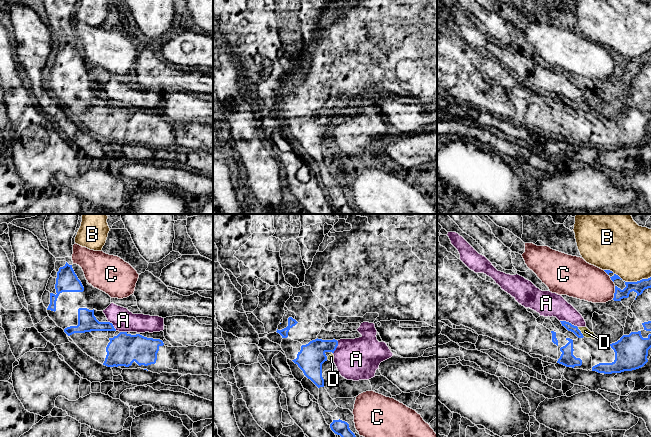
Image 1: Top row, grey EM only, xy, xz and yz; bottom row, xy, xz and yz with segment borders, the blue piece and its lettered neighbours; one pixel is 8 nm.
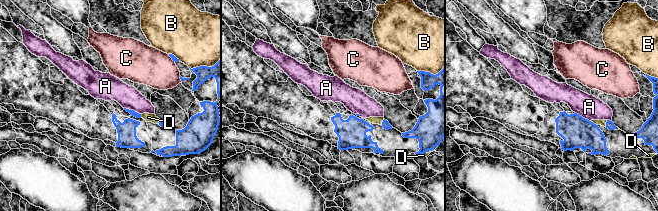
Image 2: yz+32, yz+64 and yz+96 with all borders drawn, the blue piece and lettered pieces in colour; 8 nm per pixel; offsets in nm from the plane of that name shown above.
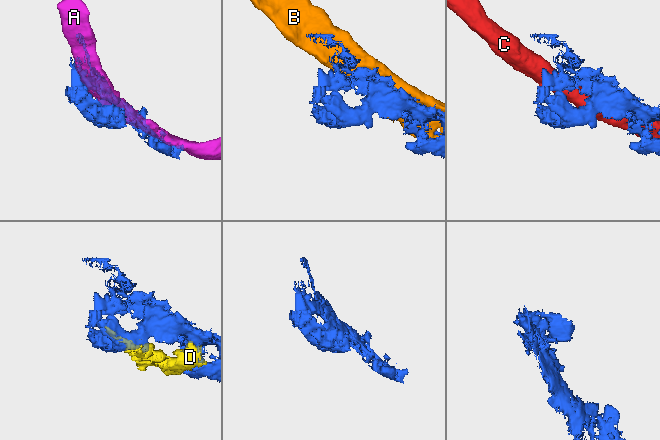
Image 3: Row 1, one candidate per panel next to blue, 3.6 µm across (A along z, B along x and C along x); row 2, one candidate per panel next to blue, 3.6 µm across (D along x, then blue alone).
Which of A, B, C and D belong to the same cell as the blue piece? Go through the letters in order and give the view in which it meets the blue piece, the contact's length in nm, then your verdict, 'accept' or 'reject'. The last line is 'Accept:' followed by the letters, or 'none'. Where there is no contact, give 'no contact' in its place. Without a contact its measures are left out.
A: meets blue in yz; contact 160 nm long; reject
B: meets blue in yz; contact 220 nm long; reject
C: meets blue in yz; contact 110 nm long; reject
D: meets blue in yz; contact 100 nm long; accept
Accept: D

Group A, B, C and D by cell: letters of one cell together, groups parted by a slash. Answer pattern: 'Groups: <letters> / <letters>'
Groups: A / B / C / D

